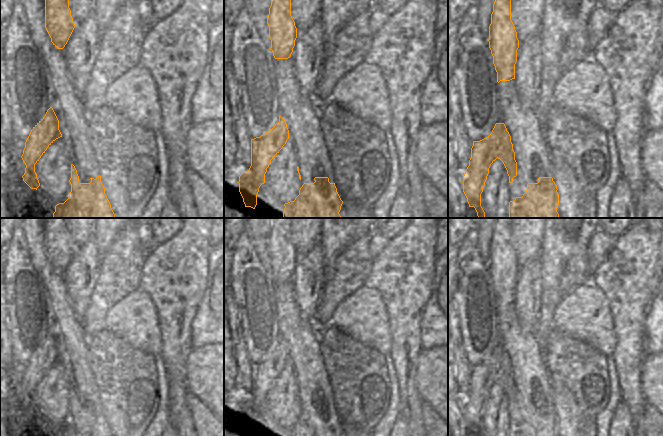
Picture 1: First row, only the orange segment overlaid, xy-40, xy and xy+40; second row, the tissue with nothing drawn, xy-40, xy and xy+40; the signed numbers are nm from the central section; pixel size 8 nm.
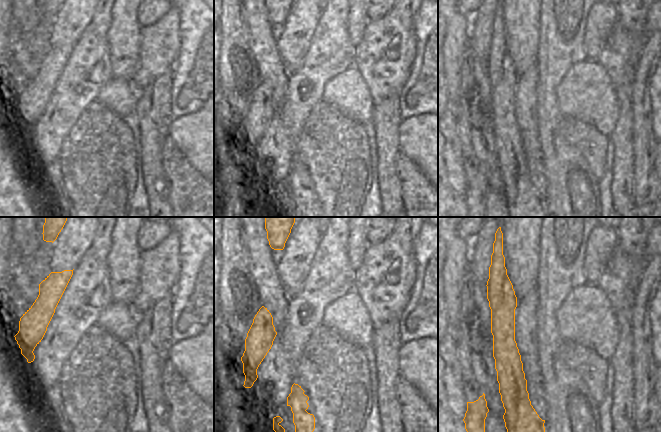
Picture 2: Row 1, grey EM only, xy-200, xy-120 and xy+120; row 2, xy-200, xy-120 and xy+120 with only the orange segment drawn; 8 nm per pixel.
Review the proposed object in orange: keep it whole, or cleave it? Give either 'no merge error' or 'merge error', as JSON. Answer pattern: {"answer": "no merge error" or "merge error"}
{"answer": "merge error"}

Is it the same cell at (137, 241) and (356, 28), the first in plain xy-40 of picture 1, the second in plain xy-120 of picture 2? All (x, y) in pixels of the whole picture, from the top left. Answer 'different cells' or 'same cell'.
different cells

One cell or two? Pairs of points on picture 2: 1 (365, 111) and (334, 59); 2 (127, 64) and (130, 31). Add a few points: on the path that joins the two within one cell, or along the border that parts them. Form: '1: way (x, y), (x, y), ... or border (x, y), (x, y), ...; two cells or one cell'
1: border (352, 65), (335, 75), (324, 87); two cells
2: way (131, 56), (130, 39); one cell

